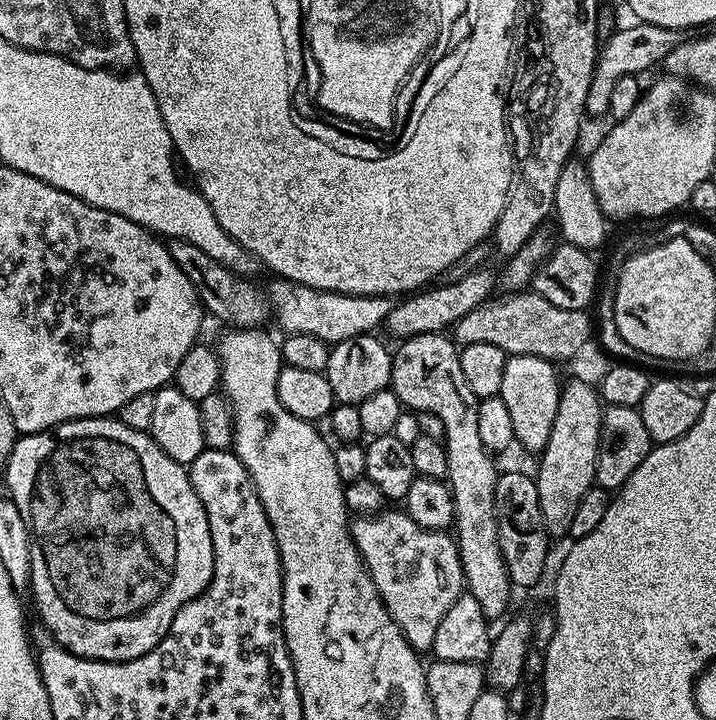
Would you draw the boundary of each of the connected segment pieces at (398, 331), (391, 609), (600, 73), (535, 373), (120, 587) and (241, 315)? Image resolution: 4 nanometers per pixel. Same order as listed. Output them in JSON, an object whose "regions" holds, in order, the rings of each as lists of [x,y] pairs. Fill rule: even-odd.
{"regions":[[[[476,270],[464,275],[460,280],[442,285],[425,287],[396,302],[389,316],[384,320],[383,327],[388,328],[389,334],[397,336],[397,341],[400,342],[418,334],[447,331],[464,318],[470,310],[476,309],[493,295],[492,288],[496,286],[496,278],[494,274],[492,276],[486,270]]],[[[381,510],[371,516],[357,515],[350,524],[352,541],[360,551],[380,597],[384,599],[386,610],[412,647],[424,654],[431,649],[434,634],[438,634],[438,626],[442,626],[442,618],[446,618],[446,610],[450,610],[450,606],[454,606],[454,602],[458,602],[458,598],[465,595],[464,564],[460,560],[460,546],[447,531],[426,530],[418,526],[418,522],[414,522],[414,518],[410,518],[403,510],[388,511]]],[[[632,22],[629,28],[617,27],[615,31],[603,41],[596,57],[596,69],[590,82],[590,94],[586,94],[585,113],[589,117],[608,116],[610,110],[610,93],[614,91],[614,85],[618,78],[627,76],[640,76],[647,68],[663,65],[666,54],[674,50],[685,40],[686,36],[679,28],[667,28],[666,26],[654,26],[643,22]]],[[[509,356],[506,371],[502,374],[500,397],[506,402],[506,410],[514,425],[515,443],[528,452],[539,454],[550,442],[550,430],[554,430],[554,414],[558,414],[558,402],[562,380],[556,377],[557,365],[537,356]]],[[[87,416],[85,420],[68,420],[46,432],[21,435],[14,450],[10,450],[3,468],[7,495],[18,506],[18,510],[22,510],[30,530],[30,593],[32,592],[32,600],[36,603],[36,612],[40,615],[41,622],[48,627],[45,628],[47,635],[76,656],[119,664],[124,660],[145,656],[158,646],[158,642],[162,642],[174,622],[174,614],[178,614],[178,610],[182,610],[186,602],[198,598],[198,594],[208,589],[214,570],[214,546],[206,510],[198,494],[194,494],[187,467],[174,462],[174,458],[170,458],[170,454],[166,454],[166,450],[162,450],[148,432],[130,430],[130,426],[112,416]]],[[[185,240],[167,241],[168,253],[178,262],[178,268],[186,278],[196,287],[200,294],[200,302],[204,305],[209,317],[217,316],[222,323],[228,324],[232,328],[260,328],[273,315],[271,302],[268,300],[267,291],[263,287],[256,285],[255,279],[240,276],[237,272],[232,272],[222,262],[214,262],[206,250],[198,250],[194,242]]]]}

